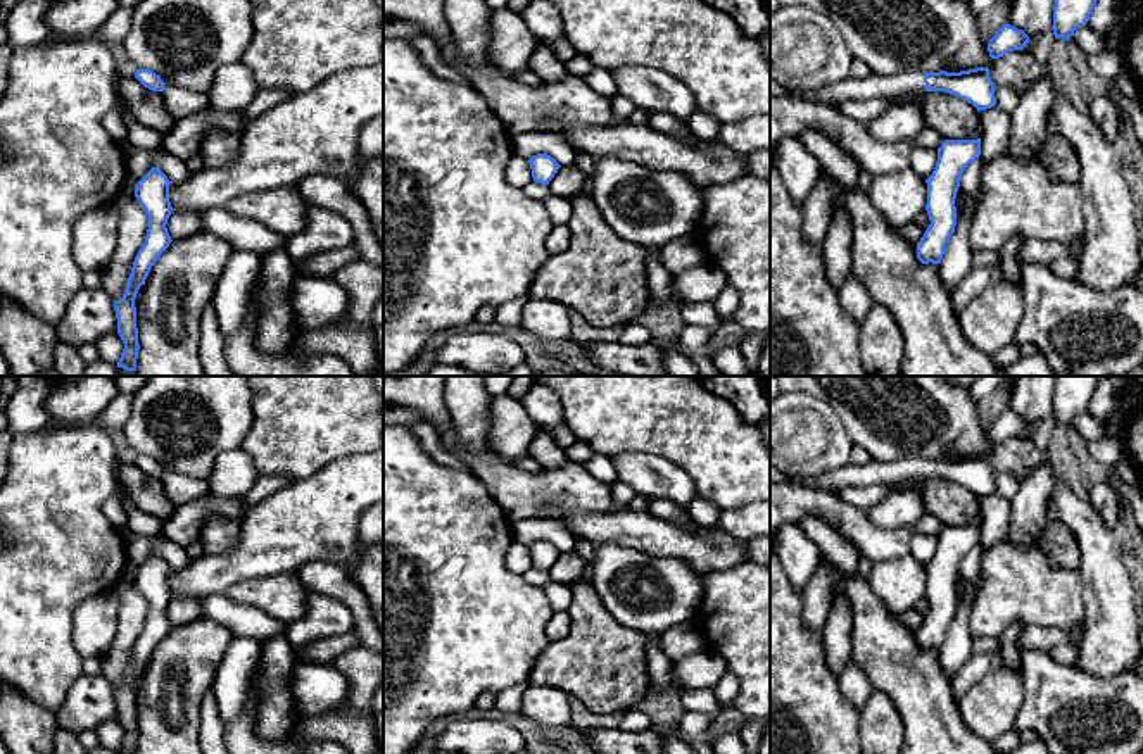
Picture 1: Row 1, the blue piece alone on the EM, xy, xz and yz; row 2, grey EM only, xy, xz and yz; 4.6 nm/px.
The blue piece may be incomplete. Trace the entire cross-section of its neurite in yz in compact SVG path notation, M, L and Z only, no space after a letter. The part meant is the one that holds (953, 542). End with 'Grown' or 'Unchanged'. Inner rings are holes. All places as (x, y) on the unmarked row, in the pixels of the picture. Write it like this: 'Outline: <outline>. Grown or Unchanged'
Outline: M981 525L944 526L938 535L938 549L927 569L929 614L917 630L917 645L922 650L939 650L950 623L957 613L955 585L965 554L979 545Z. Unchanged

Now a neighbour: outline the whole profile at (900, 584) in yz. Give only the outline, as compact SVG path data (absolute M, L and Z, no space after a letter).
M908 554L887 562L874 562L867 581L882 604L900 614L915 609L925 595L927 569Z

